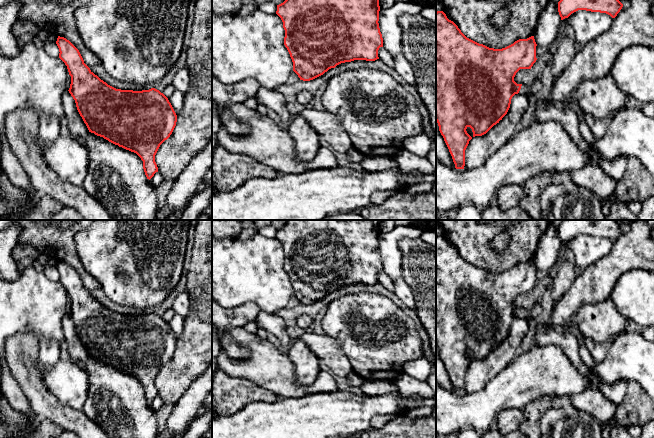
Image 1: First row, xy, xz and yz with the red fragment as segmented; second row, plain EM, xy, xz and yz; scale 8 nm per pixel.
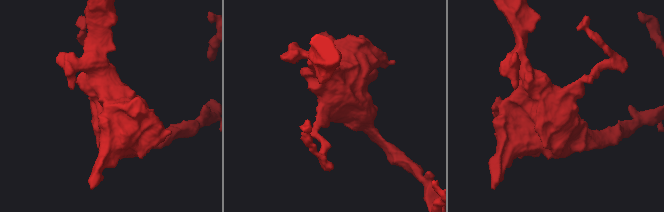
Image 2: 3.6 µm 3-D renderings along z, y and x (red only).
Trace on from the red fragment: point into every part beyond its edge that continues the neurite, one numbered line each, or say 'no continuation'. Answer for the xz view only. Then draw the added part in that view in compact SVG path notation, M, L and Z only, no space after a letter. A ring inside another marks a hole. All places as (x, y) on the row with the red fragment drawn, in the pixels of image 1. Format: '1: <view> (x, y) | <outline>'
no continuation

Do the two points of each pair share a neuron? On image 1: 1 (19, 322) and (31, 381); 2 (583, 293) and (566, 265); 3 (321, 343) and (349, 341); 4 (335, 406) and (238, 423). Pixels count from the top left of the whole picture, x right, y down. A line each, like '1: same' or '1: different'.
1: different
2: different
3: different
4: same

